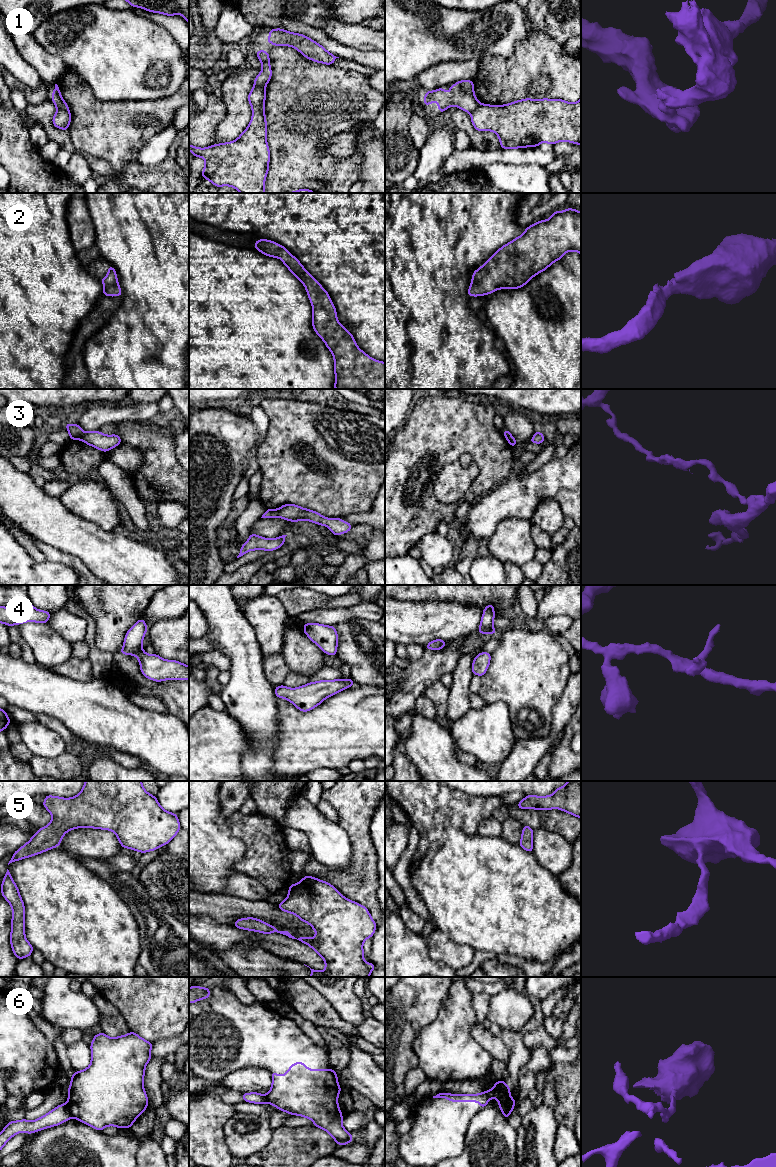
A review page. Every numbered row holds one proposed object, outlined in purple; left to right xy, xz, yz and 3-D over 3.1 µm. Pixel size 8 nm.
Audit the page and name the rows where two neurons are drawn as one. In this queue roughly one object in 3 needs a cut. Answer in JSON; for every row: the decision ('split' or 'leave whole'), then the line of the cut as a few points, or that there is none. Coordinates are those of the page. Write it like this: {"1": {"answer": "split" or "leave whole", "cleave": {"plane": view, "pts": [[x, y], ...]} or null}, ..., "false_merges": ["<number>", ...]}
{"1": {"answer": "split", "cleave": {"plane": "xy", "pts": [[57, 108], [68, 109]]}}, "2": {"answer": "leave whole", "cleave": null}, "3": {"answer": "split", "cleave": {"plane": "xy", "pts": [[84, 432], [80, 439]]}}, "4": {"answer": "leave whole", "cleave": null}, "5": {"answer": "leave whole", "cleave": null}, "6": {"answer": "split", "cleave": {"plane": "xy", "pts": [[66, 1104], [72, 1116]]}}, "false_merges": ["1", "3", "6"]}

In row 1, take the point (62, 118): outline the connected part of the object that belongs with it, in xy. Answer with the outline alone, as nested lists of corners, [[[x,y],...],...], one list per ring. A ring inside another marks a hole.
[[[57,109],[53,116],[52,123],[55,127],[67,131],[71,122],[71,113],[69,109]]]

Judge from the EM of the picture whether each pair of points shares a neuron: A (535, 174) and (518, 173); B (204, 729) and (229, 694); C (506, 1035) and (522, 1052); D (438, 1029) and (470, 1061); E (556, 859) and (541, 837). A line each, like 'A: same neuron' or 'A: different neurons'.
A: same neuron
B: different neurons
C: same neuron
D: same neuron
E: same neuron

